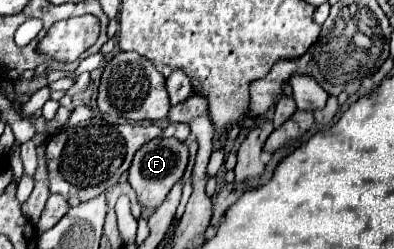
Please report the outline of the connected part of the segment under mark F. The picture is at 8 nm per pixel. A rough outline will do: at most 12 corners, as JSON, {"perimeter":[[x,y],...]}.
{"perimeter":[[158,137],[136,151],[128,183],[160,207],[188,165],[188,147]]}

